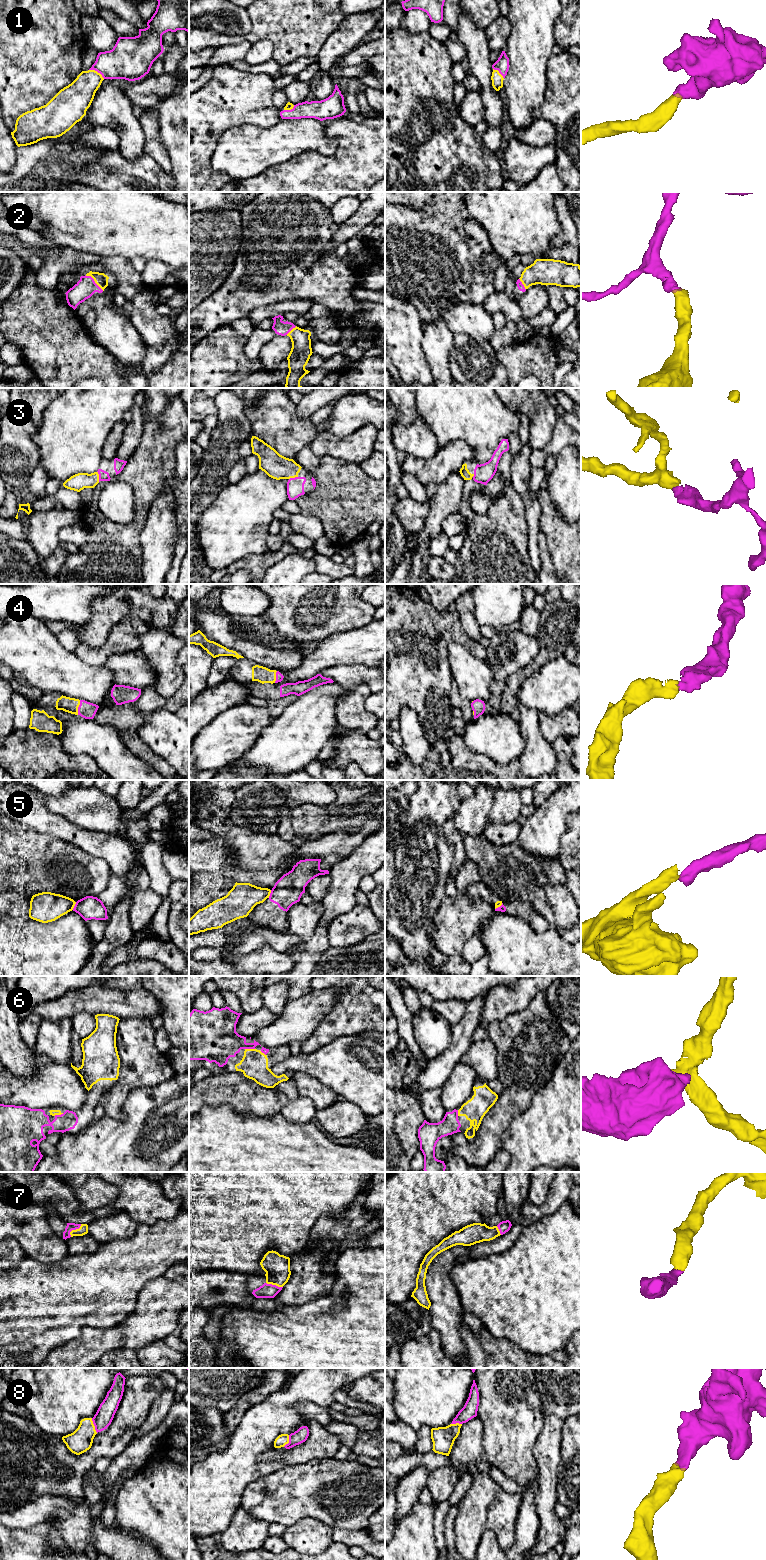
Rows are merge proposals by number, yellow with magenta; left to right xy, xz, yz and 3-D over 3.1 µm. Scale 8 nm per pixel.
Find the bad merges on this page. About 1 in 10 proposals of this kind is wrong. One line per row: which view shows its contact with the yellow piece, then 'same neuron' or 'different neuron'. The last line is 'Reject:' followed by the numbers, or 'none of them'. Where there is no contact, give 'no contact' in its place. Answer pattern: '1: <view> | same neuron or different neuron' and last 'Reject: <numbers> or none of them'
1: xy | same neuron
2: xy | same neuron
3: xy | same neuron
4: xy | same neuron
5: xy | different neuron
6: xz | same neuron
7: xy | same neuron
8: xy | same neuron
Reject: 5

